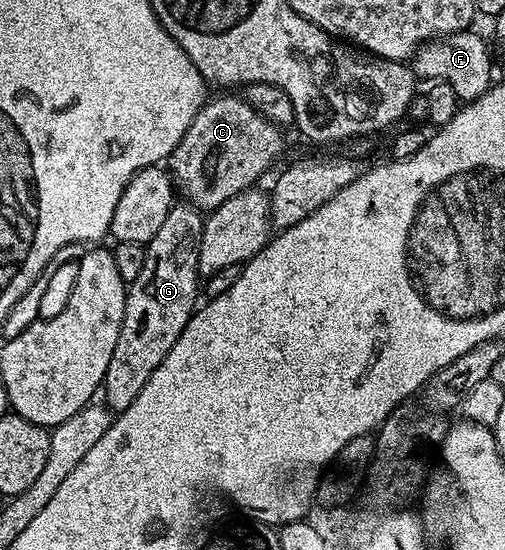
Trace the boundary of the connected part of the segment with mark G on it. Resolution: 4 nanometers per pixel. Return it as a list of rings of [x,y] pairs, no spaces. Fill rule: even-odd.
[[[176,203],[170,215],[166,215],[166,223],[162,223],[158,235],[147,243],[148,254],[142,275],[128,286],[122,331],[118,331],[118,343],[114,343],[114,355],[110,355],[110,367],[106,367],[102,386],[103,404],[113,414],[121,413],[142,395],[142,387],[146,387],[150,375],[158,371],[158,363],[166,359],[170,347],[174,347],[178,335],[182,335],[186,323],[198,308],[196,288],[202,280],[198,251],[203,230],[201,210],[187,203]]]

